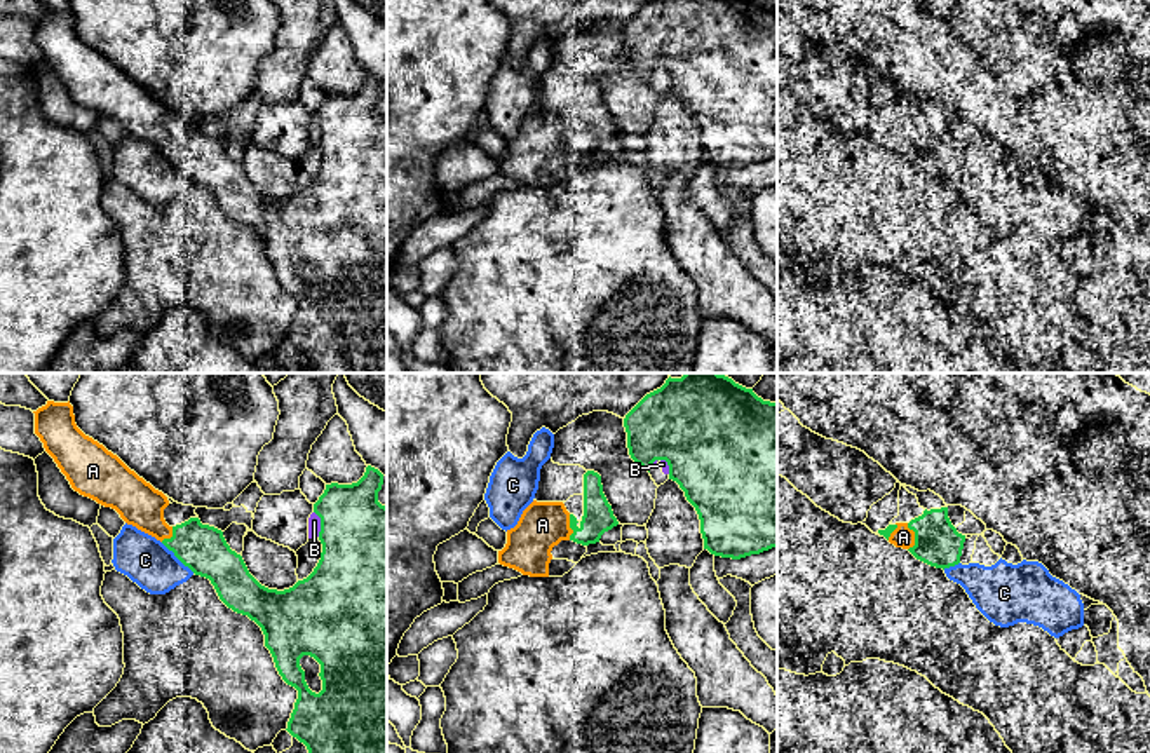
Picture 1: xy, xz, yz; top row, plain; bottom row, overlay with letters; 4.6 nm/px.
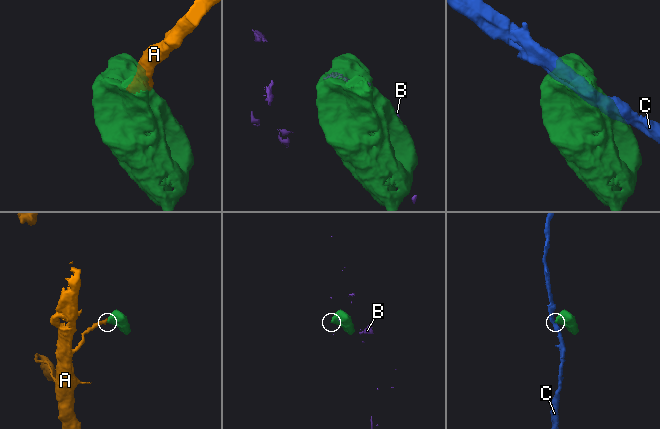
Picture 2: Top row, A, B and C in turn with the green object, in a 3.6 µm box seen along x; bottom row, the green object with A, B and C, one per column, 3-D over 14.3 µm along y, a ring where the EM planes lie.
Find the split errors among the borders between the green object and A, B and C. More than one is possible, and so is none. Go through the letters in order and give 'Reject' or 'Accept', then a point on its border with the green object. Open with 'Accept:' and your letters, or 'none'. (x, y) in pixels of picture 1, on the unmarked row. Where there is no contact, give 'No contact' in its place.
Accept: A
A: Accept. Touches green at yz (915, 147)
B: Reject. Touches green at xy (321, 133)
C: Reject. Touches green at xy (178, 168)

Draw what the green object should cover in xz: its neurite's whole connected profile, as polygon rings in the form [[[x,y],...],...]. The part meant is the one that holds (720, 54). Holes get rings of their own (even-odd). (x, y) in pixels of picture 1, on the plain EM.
[[[653,0],[646,3],[624,28],[631,68],[650,82],[655,70],[666,70],[669,89],[685,101],[700,129],[704,159],[714,166],[741,169],[777,157],[777,12],[763,10],[753,0]]]

